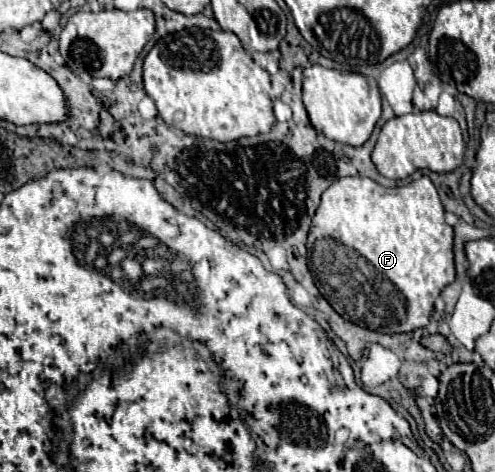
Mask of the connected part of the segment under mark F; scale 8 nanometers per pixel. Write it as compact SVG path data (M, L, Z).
M365 176L337 178L321 194L321 204L311 222L315 242L309 252L309 268L315 286L337 314L357 326L385 334L423 328L433 312L433 302L455 280L453 228L445 224L443 216L443 204L427 176L395 188L385 188Z

